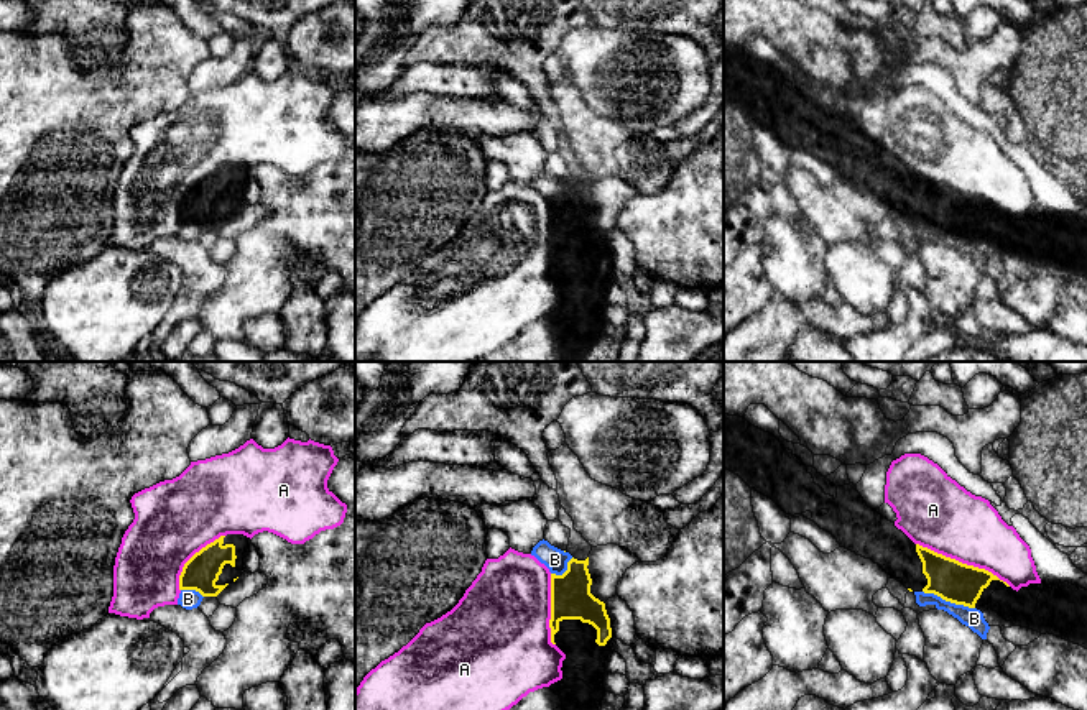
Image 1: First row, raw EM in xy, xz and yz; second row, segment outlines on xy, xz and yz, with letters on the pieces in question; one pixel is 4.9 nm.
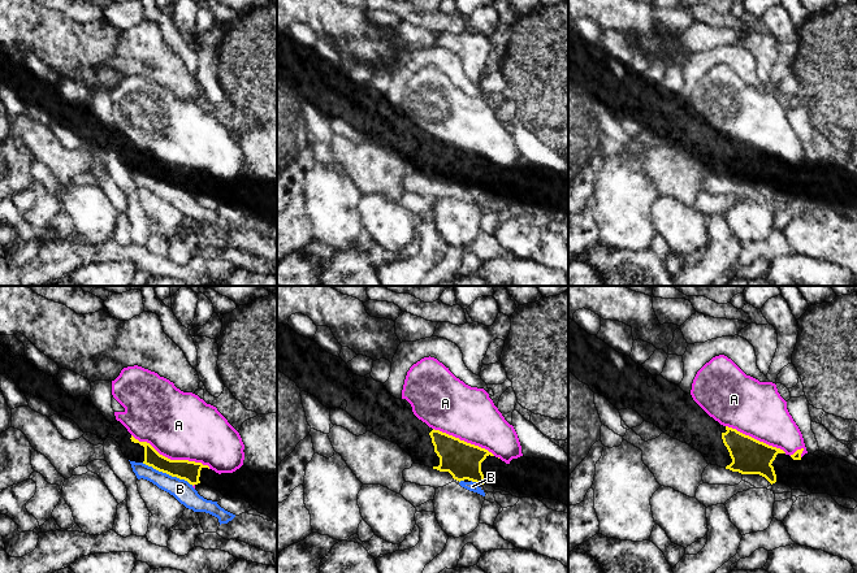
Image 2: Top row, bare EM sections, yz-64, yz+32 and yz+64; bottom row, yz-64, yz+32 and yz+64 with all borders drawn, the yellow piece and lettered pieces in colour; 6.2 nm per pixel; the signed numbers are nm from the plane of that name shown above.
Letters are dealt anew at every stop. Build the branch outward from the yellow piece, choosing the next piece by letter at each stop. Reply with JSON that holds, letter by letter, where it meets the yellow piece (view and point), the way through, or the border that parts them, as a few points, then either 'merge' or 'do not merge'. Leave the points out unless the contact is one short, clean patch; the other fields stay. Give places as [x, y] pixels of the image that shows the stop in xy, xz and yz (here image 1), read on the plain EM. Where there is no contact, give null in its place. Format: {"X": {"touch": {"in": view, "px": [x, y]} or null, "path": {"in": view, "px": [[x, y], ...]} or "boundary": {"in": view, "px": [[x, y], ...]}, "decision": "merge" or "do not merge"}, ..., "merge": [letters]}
{"A": {"touch": {"in": "yz", "px": [964, 196]}, "decision": "do not merge"}, "B": {"touch": {"in": "yz", "px": [949, 232]}, "boundary": {"in": "yz", "px": [[923, 222], [974, 240]]}, "decision": "do not merge"}, "merge": []}

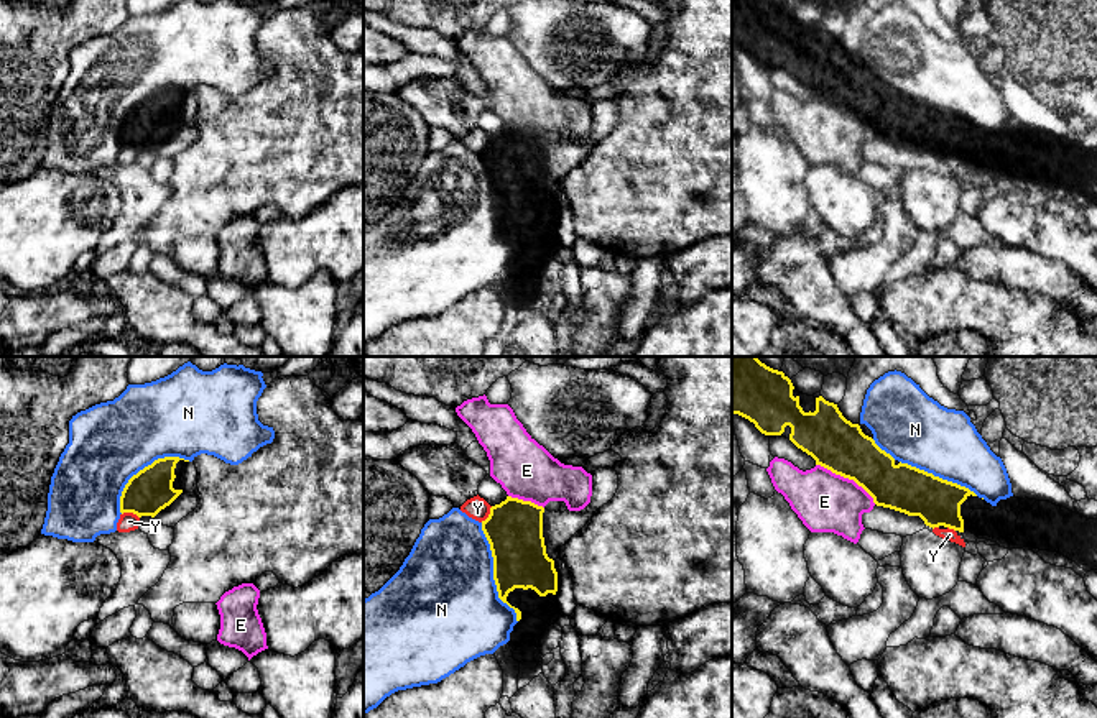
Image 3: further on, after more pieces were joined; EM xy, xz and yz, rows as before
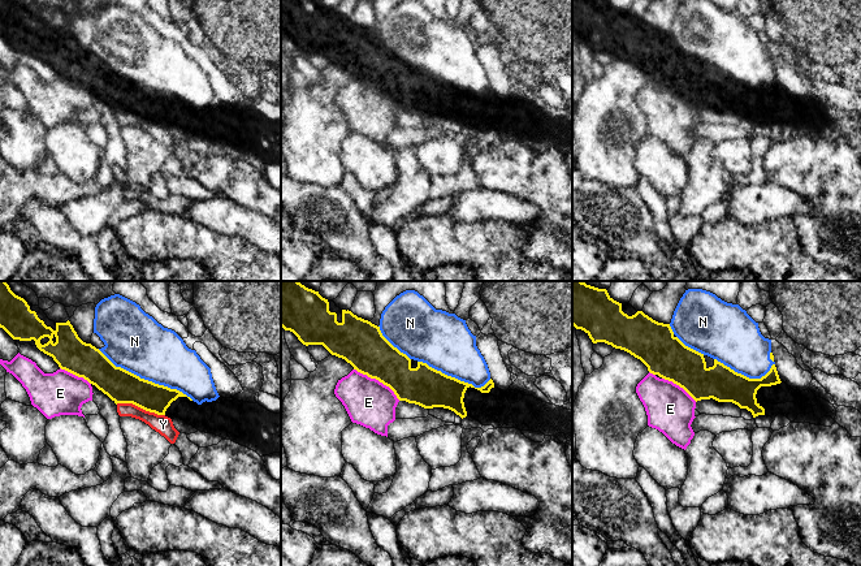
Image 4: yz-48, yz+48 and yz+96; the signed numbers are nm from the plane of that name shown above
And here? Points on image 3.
{"E": {"touch": {"in": "yz", "px": [847, 109]}, "boundary": {"in": "yz", "px": [[816, 96], [852, 110], [875, 135]]}, "decision": "do not merge"}, "N": {"touch": {"in": "xz", "px": [494, 206]}, "decision": "do not merge"}, "Y": {"touch": {"in": "xy", "px": [130, 143]}, "boundary": {"in": "xy", "px": [[122, 145], [134, 145], [138, 150]]}, "decision": "do not merge"}, "merge": []}

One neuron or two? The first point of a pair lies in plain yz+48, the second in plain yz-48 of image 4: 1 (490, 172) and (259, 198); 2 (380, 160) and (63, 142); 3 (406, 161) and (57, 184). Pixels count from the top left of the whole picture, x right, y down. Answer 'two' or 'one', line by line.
1: one
2: one
3: two

